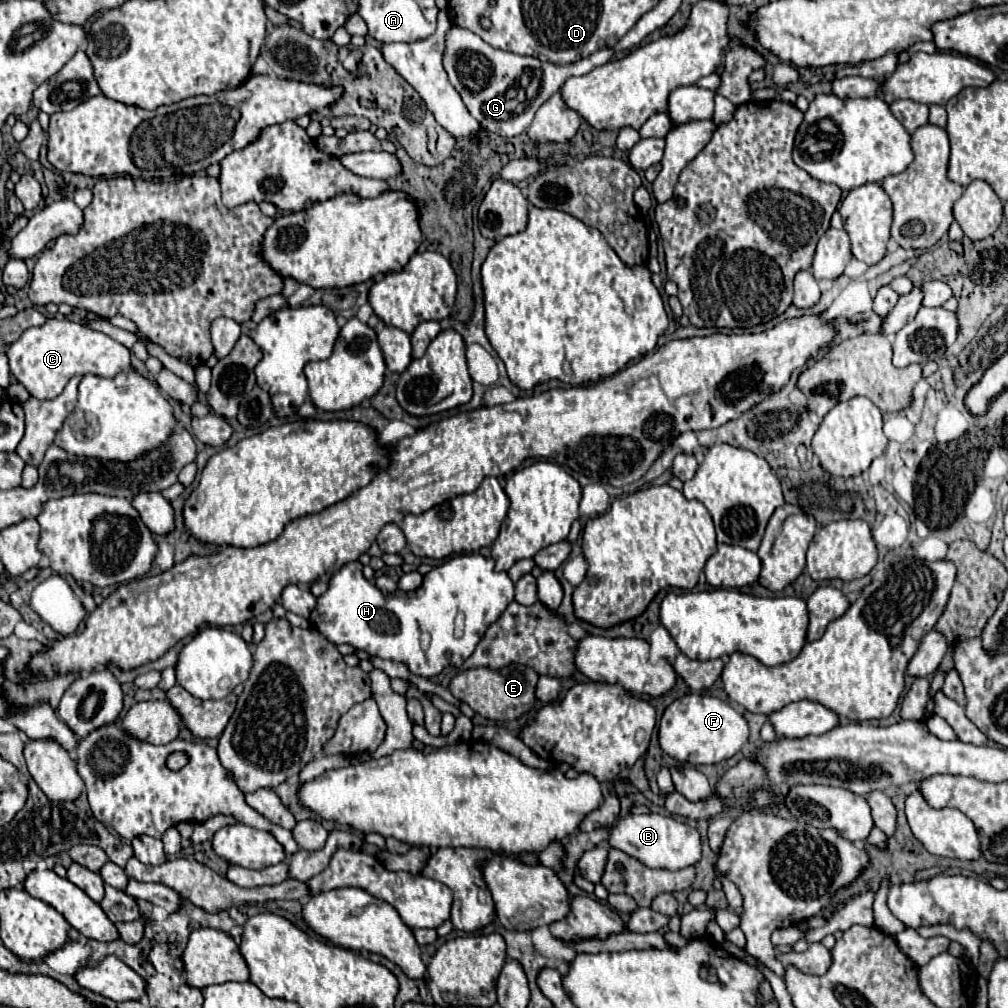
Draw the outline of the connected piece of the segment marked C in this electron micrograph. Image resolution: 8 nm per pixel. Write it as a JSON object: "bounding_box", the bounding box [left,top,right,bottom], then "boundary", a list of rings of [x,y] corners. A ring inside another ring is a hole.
{"bounding_box":[6,318,130,400],"boundary":[[[50,318],[44,326],[28,328],[6,352],[10,372],[38,400],[56,398],[72,376],[96,374],[112,378],[122,370],[130,370],[130,350],[102,332],[94,332],[68,318]]]}

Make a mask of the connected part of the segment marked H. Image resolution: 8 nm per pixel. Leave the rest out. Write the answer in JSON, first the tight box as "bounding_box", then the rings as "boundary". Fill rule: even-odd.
{"bounding_box":[310,554,514,678],"boundary":[[[460,554],[450,558],[446,564],[434,568],[424,576],[422,588],[416,592],[396,592],[396,594],[382,594],[380,588],[376,588],[372,582],[368,582],[362,574],[362,564],[360,562],[348,562],[342,566],[328,582],[328,590],[318,598],[314,614],[310,616],[312,628],[316,628],[328,642],[332,644],[350,644],[358,650],[366,650],[372,656],[384,658],[384,660],[396,660],[408,664],[410,672],[432,678],[440,674],[448,664],[454,664],[460,668],[464,660],[468,660],[484,636],[486,628],[498,620],[498,616],[506,610],[506,606],[514,600],[514,584],[508,578],[506,572],[496,572],[494,570],[494,560],[484,558],[482,554]],[[456,614],[464,614],[464,632],[462,636],[454,634],[454,620]],[[428,632],[432,636],[428,650],[424,652],[420,648],[420,634]]]}

